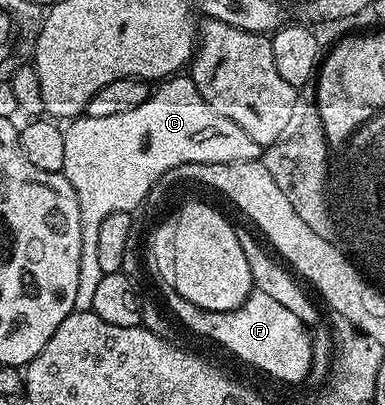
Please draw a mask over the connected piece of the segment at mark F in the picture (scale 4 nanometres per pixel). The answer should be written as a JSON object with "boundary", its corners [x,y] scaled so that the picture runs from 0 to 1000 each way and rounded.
{"boundary":[[[662,716],[644,728],[639,746],[608,765],[525,765],[504,756],[473,726],[439,719],[436,760],[509,830],[532,830],[561,849],[574,849],[603,879],[678,909],[696,928],[717,938],[740,938],[748,948],[787,951],[808,914],[813,832],[805,812],[743,765],[719,741]]]}

